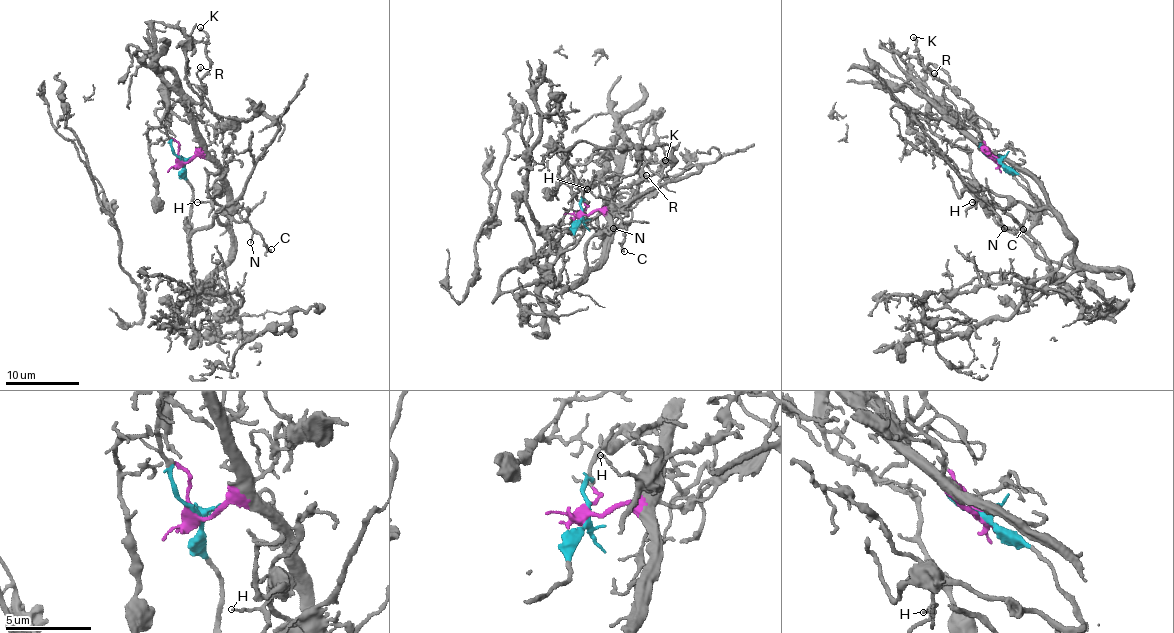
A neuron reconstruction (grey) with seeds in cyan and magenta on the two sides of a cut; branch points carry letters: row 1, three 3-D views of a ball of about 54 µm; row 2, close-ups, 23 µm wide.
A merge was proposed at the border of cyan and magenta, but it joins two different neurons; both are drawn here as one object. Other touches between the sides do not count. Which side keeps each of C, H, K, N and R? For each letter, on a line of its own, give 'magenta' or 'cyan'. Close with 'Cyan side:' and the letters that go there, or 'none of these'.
C: cyan
H: magenta
K: magenta
N: cyan
R: magenta
Cyan side: C, N

